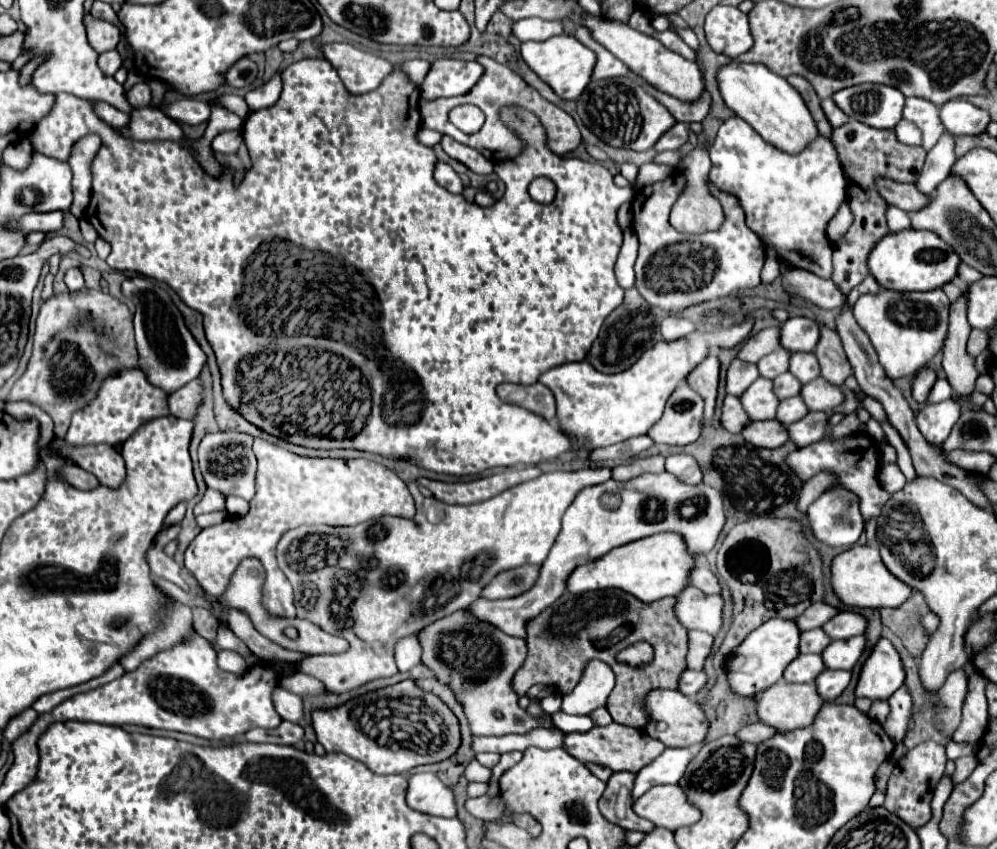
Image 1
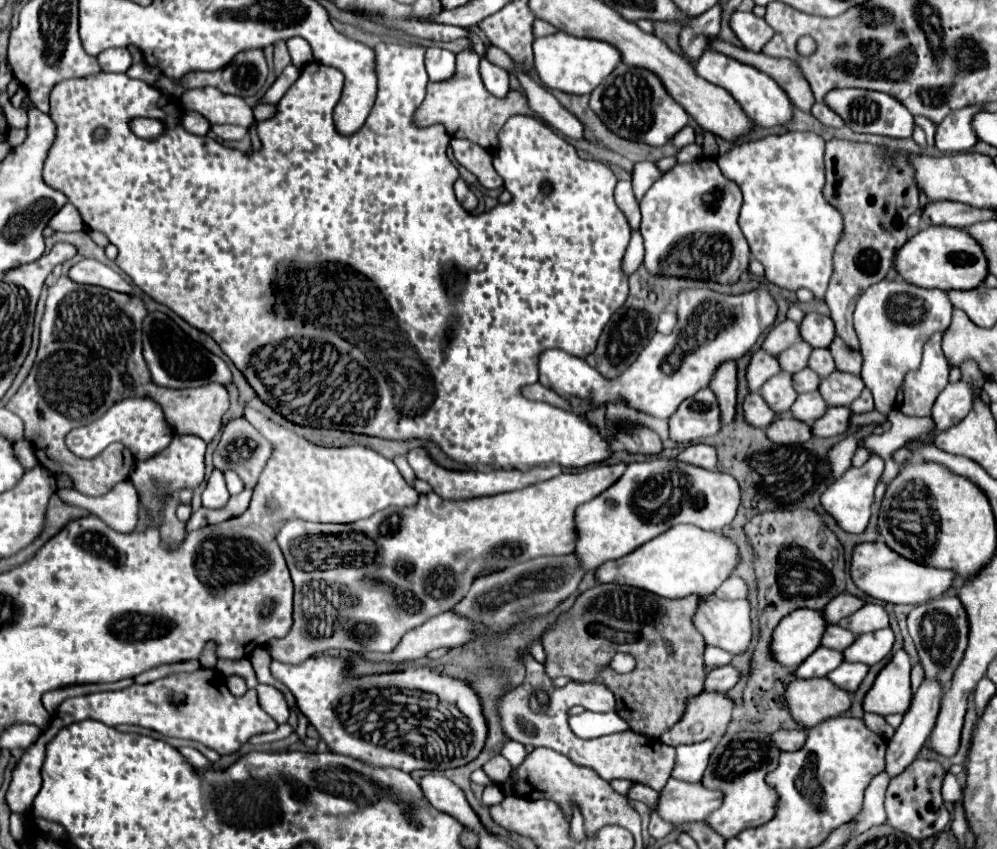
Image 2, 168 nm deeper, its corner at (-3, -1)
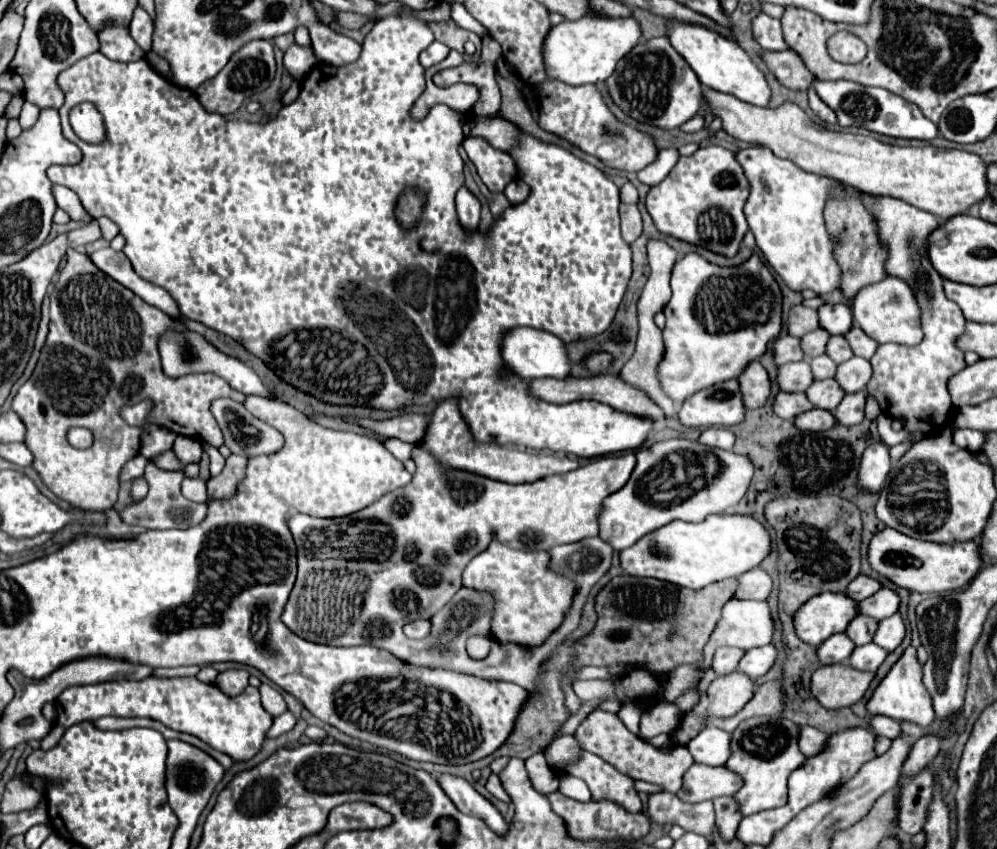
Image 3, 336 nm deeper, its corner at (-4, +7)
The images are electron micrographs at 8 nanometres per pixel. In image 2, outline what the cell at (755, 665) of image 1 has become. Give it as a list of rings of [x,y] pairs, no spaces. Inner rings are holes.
[[[802,608],[784,616],[772,634],[772,660],[794,670],[820,646],[824,626],[822,612],[816,610]]]

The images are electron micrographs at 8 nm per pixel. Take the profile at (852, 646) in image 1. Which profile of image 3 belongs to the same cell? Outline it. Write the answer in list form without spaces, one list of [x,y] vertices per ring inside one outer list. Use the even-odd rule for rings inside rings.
[[[897,612],[897,614],[879,622],[879,628],[877,628],[873,642],[879,644],[881,648],[893,652],[903,642],[903,638],[905,638],[905,622],[903,622],[901,614]]]

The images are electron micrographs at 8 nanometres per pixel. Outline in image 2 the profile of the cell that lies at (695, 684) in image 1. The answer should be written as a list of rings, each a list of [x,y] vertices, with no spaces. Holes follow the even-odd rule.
[[[720,666],[706,672],[704,690],[708,692],[728,692],[738,682],[738,670],[734,666]]]

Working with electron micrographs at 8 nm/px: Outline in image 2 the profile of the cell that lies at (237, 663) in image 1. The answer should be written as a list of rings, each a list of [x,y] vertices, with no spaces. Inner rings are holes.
[[[230,676],[230,678],[226,678],[226,686],[228,686],[228,690],[232,692],[232,694],[236,694],[236,696],[242,696],[248,688],[246,688],[246,682],[244,682],[244,678],[242,676]]]

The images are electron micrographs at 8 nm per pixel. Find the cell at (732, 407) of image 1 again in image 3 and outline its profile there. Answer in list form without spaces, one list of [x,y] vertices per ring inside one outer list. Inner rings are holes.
[[[779,392],[773,402],[773,412],[785,420],[793,420],[807,410],[813,410],[813,404],[809,404],[805,392]]]

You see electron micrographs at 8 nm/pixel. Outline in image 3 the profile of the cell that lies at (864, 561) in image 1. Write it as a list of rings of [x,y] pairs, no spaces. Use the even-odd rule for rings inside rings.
[[[885,528],[877,532],[869,544],[869,564],[881,576],[887,576],[901,588],[913,592],[951,592],[961,590],[977,572],[981,564],[981,544],[977,540],[965,540],[961,544],[933,544],[927,540],[913,540],[897,532],[895,528]]]

